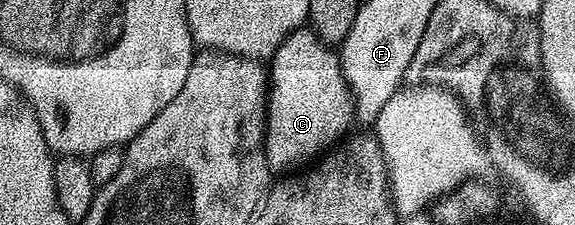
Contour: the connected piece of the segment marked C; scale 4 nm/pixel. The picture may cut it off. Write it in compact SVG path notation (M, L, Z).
M312 29L294 30L285 38L269 62L264 148L270 171L287 174L311 158L316 159L327 148L325 146L335 141L350 122L352 124L354 118L353 95L342 76L340 57L336 51L326 46Z

